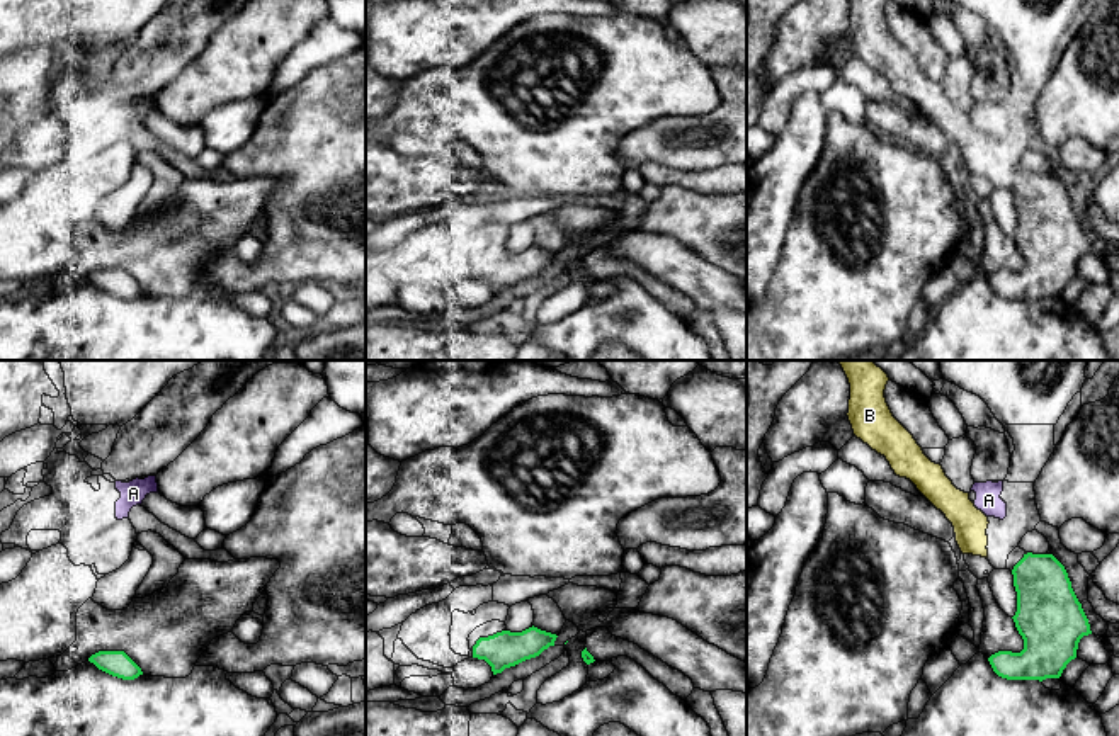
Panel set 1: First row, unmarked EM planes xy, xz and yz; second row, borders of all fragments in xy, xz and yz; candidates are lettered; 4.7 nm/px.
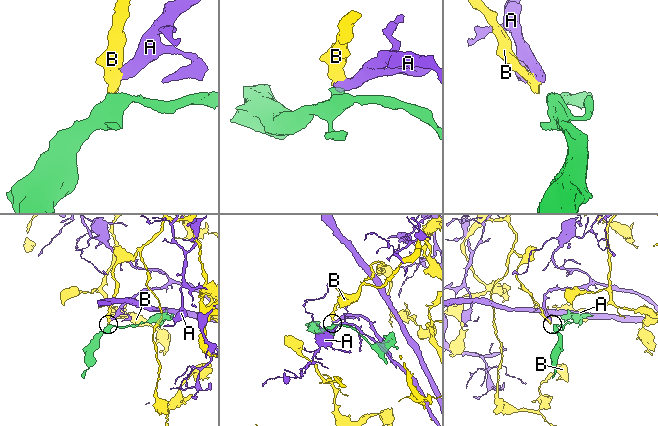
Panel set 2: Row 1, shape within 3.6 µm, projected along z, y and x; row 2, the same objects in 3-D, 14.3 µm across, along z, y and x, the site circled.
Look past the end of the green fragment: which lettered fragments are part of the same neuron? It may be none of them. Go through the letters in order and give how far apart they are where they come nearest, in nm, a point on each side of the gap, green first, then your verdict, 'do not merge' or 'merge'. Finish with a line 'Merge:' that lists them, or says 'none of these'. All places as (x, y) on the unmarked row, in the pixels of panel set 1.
A: 200 nm | yz (1024, 174), (1002, 138) | do not merge
B: 140 nm | yz (1012, 189), (987, 175) | merge
Merge: B

